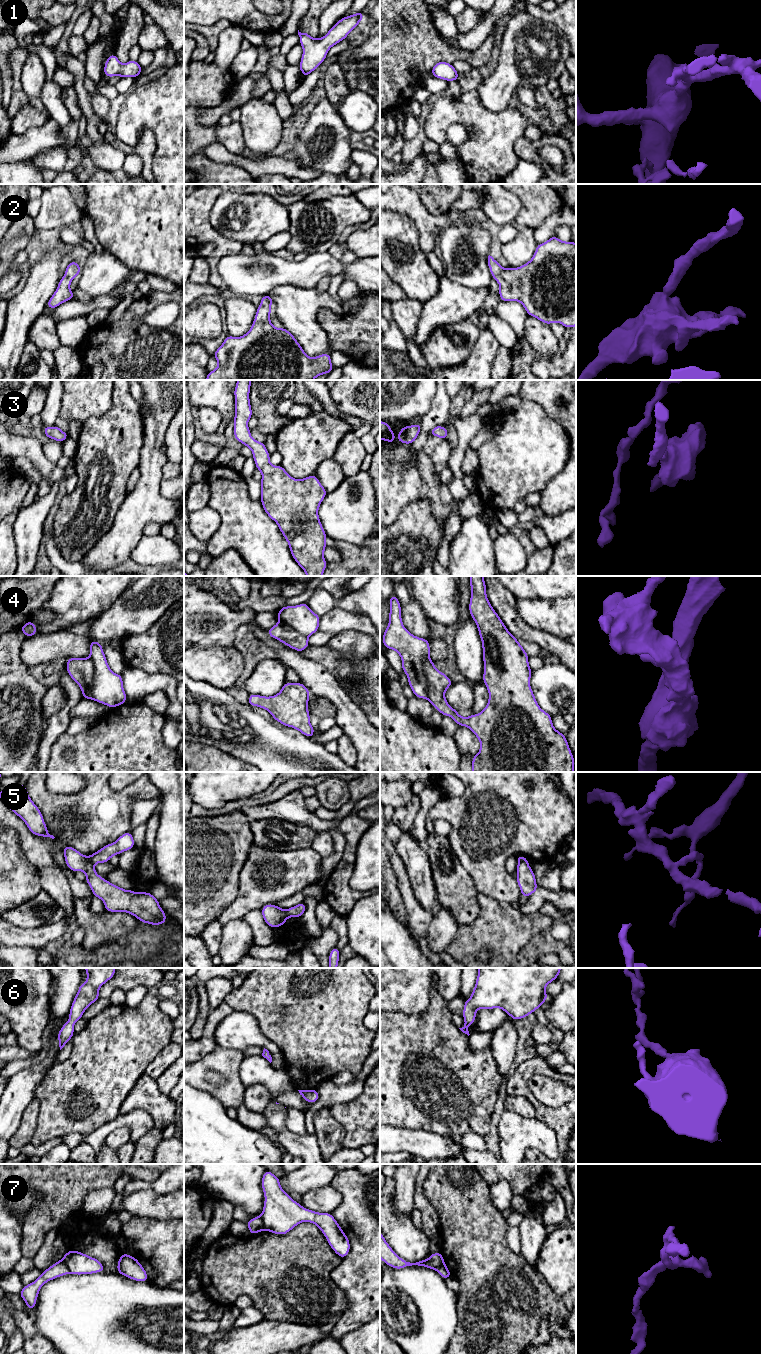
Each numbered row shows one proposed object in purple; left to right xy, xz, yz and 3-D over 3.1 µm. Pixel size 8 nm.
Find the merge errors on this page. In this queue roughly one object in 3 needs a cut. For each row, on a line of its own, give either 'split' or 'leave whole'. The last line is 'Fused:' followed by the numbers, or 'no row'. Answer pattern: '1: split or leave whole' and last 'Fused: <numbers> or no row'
1: leave whole
2: leave whole
3: leave whole
4: split
5: leave whole
6: leave whole
7: split
Fused: 4, 7

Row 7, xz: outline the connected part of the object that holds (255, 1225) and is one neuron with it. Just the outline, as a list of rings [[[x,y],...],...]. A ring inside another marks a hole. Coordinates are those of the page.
[[[260,1216],[250,1219],[246,1224],[251,1235],[265,1230]]]

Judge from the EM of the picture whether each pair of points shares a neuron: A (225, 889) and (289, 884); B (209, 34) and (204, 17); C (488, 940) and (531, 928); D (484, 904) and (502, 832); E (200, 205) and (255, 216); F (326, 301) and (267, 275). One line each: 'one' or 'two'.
A: two
B: two
C: one
D: two
E: two
F: two

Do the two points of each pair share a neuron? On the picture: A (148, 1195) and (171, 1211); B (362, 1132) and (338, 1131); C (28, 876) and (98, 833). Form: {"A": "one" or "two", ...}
{"A": "one", "B": "two", "C": "two"}

